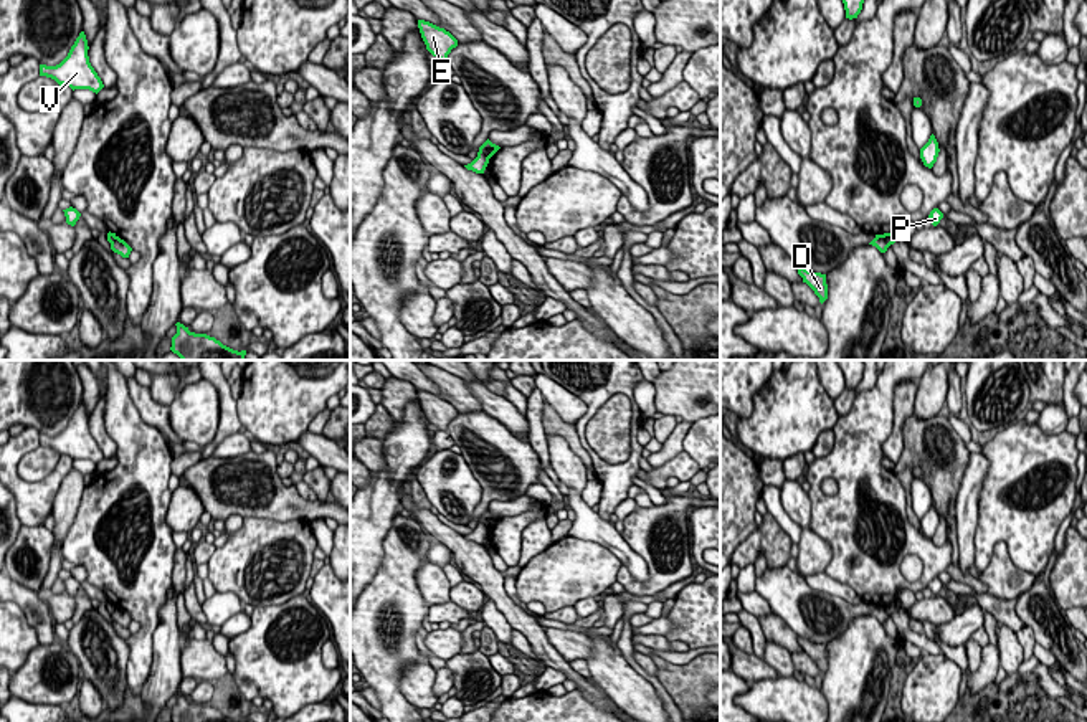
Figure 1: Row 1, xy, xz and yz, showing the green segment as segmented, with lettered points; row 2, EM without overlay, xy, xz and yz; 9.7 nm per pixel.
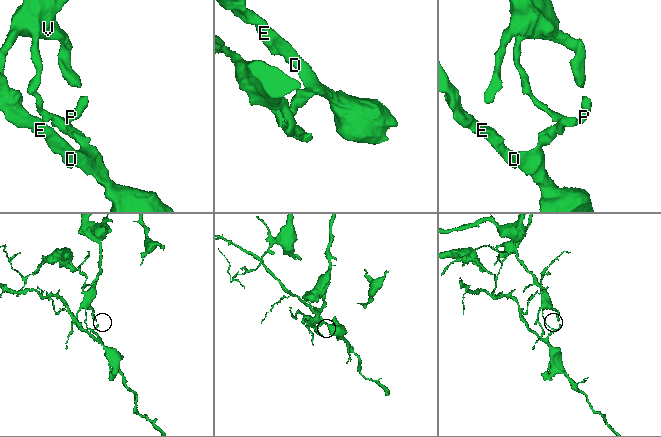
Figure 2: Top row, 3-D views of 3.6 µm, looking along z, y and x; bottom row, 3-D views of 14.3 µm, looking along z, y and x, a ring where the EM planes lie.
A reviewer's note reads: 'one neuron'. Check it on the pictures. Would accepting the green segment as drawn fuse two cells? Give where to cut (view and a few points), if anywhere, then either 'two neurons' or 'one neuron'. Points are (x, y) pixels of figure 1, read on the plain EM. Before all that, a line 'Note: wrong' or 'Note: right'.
Note: wrong
yz (881, 605), (889, 615) | two neurons

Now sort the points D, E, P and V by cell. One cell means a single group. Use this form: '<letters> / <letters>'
D E / P V

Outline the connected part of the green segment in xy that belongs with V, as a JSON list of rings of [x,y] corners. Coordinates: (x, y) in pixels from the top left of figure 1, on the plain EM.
[[[84,401],[79,403],[68,426],[56,436],[40,435],[40,446],[55,449],[59,456],[66,454],[74,459],[89,459],[99,463],[104,454],[88,426],[88,410]]]

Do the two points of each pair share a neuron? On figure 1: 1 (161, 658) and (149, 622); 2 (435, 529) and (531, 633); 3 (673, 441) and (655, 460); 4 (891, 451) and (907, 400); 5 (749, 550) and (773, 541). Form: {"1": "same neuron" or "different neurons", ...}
{"1": "different neurons", "2": "same neuron", "3": "same neuron", "4": "same neuron", "5": "same neuron"}

